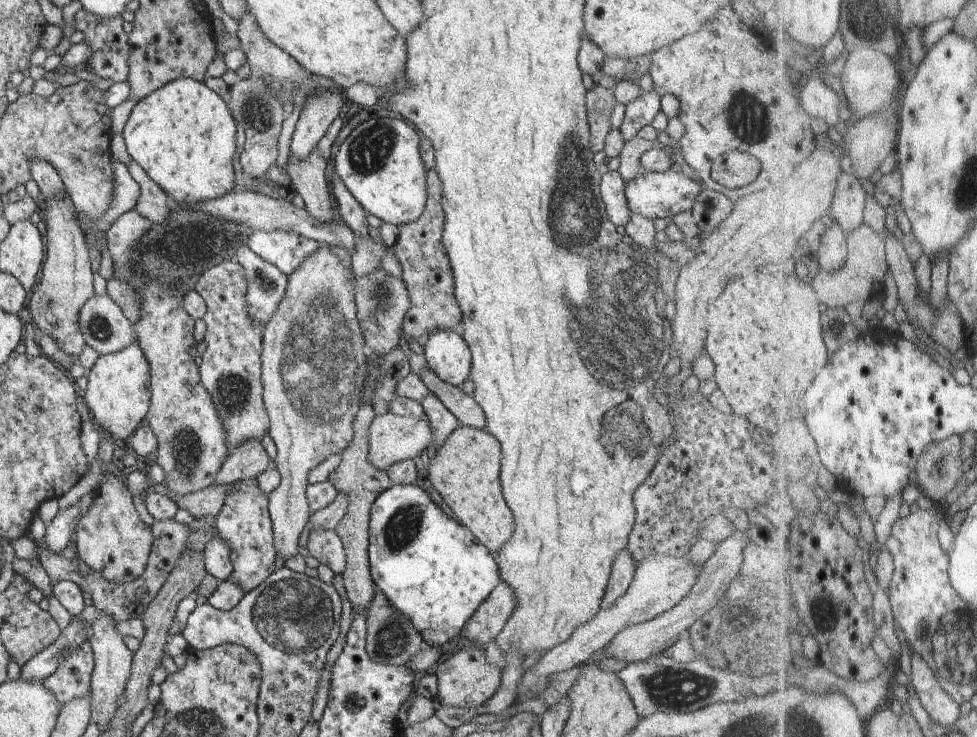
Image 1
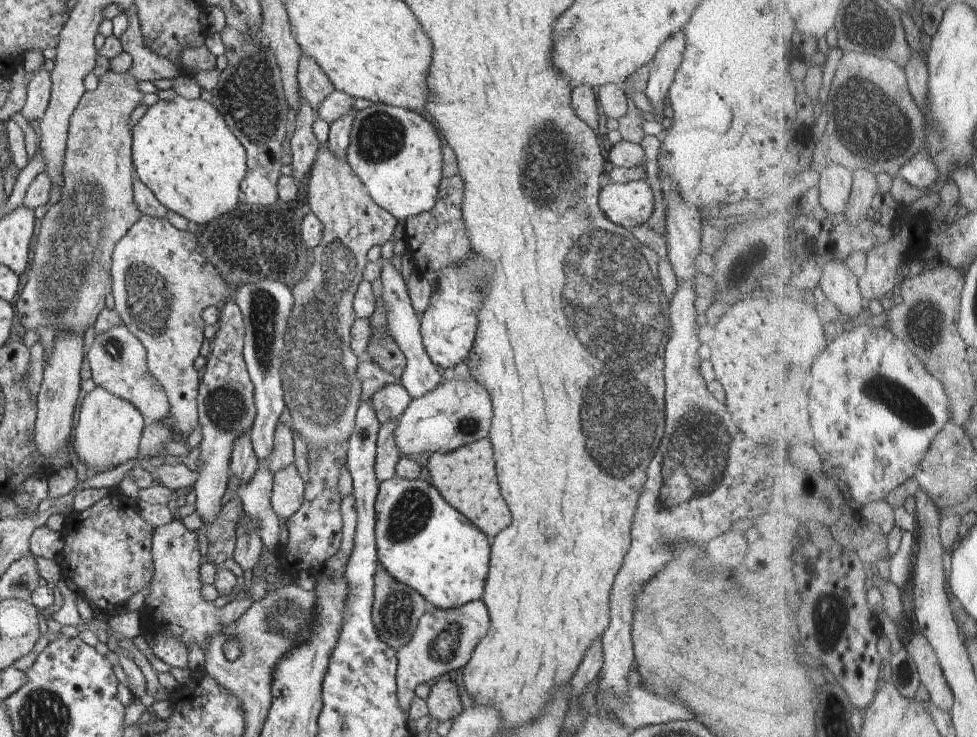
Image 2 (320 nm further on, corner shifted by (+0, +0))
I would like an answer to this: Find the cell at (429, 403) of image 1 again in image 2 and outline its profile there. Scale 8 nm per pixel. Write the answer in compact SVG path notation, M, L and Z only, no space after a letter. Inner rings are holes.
M381 257L379 259L381 261L380 280L386 328L388 335L395 341L406 358L406 365L401 372L399 383L410 398L414 399L433 390L443 379L440 376L441 371L431 362L425 352L420 335L420 320L417 319L410 305L410 298L406 291L406 284L401 279L401 273L389 261Z

